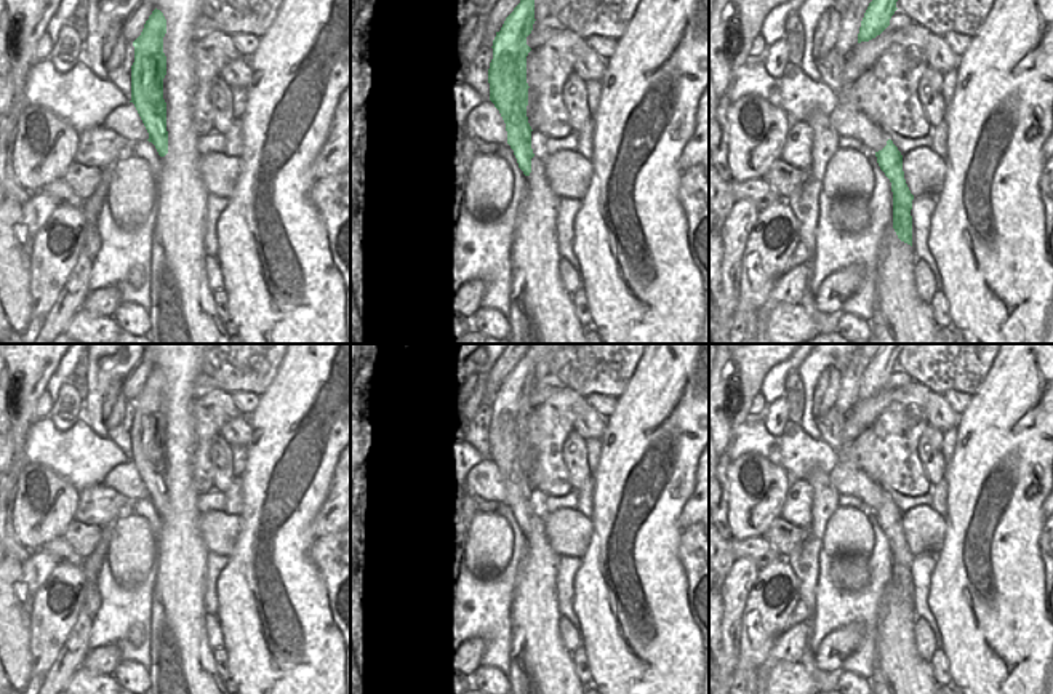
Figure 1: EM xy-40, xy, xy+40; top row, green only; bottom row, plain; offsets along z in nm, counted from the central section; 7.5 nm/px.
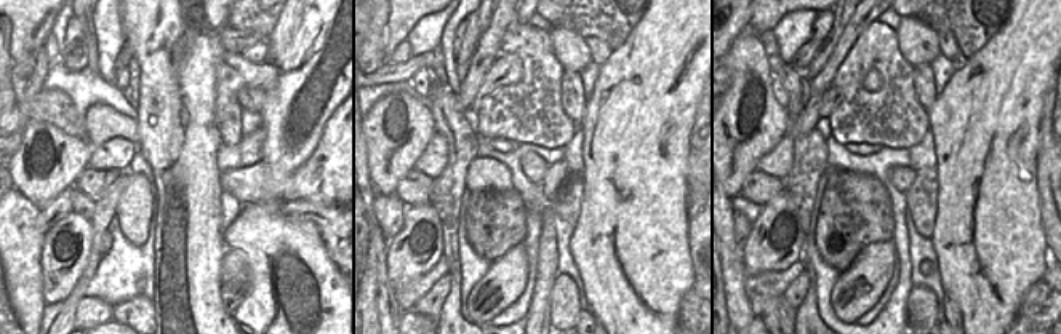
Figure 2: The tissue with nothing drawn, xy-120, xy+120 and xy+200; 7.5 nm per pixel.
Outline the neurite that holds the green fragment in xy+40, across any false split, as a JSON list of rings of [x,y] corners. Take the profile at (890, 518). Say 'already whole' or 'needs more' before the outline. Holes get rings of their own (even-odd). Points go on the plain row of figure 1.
already whole | [[[891,497],[887,499],[887,504],[875,510],[877,521],[885,534],[891,540],[893,550],[893,587],[898,596],[912,604],[912,558],[903,529],[903,513]]]

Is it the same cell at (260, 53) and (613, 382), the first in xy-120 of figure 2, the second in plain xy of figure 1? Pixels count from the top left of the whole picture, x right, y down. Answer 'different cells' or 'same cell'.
different cells

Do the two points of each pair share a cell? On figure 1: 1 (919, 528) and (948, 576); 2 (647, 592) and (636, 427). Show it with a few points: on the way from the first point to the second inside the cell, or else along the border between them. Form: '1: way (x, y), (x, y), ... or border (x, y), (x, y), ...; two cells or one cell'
1: border (944, 517), (944, 541), (936, 555); two cells
2: way (637, 550), (637, 469); one cell

